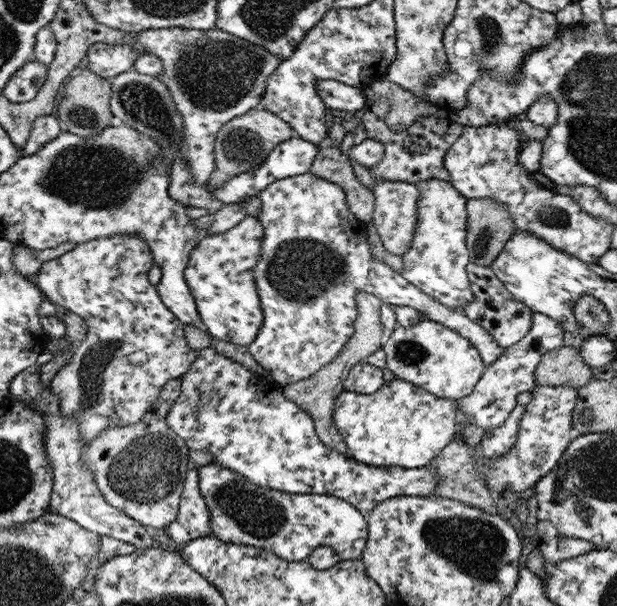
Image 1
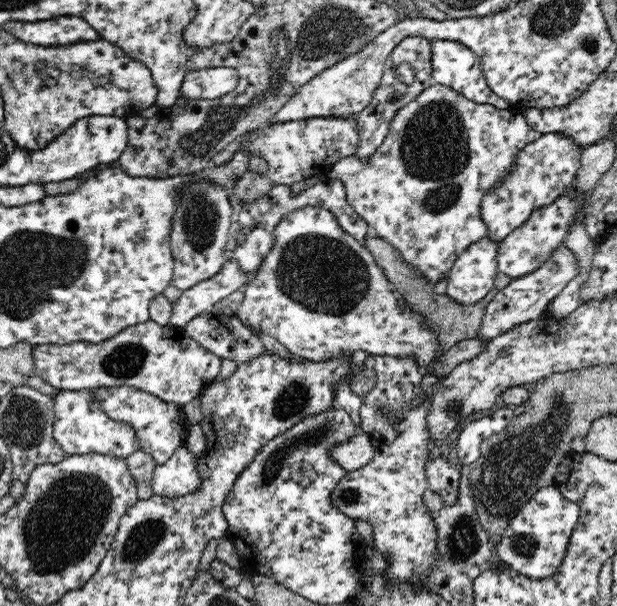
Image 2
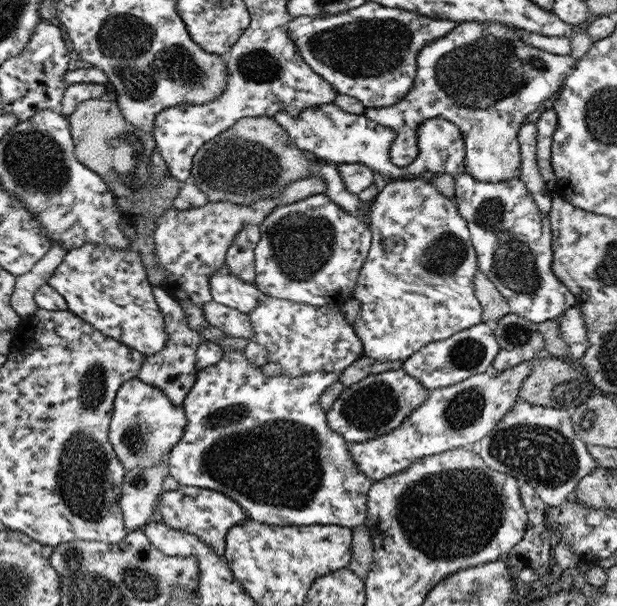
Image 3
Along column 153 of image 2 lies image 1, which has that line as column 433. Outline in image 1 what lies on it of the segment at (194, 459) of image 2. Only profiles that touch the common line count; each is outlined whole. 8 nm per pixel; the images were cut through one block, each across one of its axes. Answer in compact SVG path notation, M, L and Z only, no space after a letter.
M212 347L198 351L198 357L181 377L181 391L166 415L166 424L191 450L208 450L213 462L236 470L246 480L268 490L292 494L323 494L341 498L366 515L389 498L434 494L440 476L430 466L407 469L401 466L372 466L327 448L317 436L310 414L284 397L283 385L264 381L242 364L227 358Z

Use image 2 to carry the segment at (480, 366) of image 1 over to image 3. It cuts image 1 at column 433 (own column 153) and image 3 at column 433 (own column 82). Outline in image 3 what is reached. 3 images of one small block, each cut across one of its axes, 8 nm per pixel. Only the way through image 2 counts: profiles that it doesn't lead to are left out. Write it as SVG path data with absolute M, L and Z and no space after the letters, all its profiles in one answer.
M481 323L462 330L446 340L432 342L409 356L402 364L402 369L420 381L428 390L452 386L476 374L483 374L493 364L500 350L493 330L493 325Z

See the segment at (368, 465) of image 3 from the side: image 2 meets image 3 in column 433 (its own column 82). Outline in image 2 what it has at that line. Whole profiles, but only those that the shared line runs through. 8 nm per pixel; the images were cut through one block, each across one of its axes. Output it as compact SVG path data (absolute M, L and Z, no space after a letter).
M91 389L59 390L54 396L53 411L53 436L67 456L96 453L125 459L140 448L132 426L127 422L116 422L108 418L100 410L97 400L93 399Z

